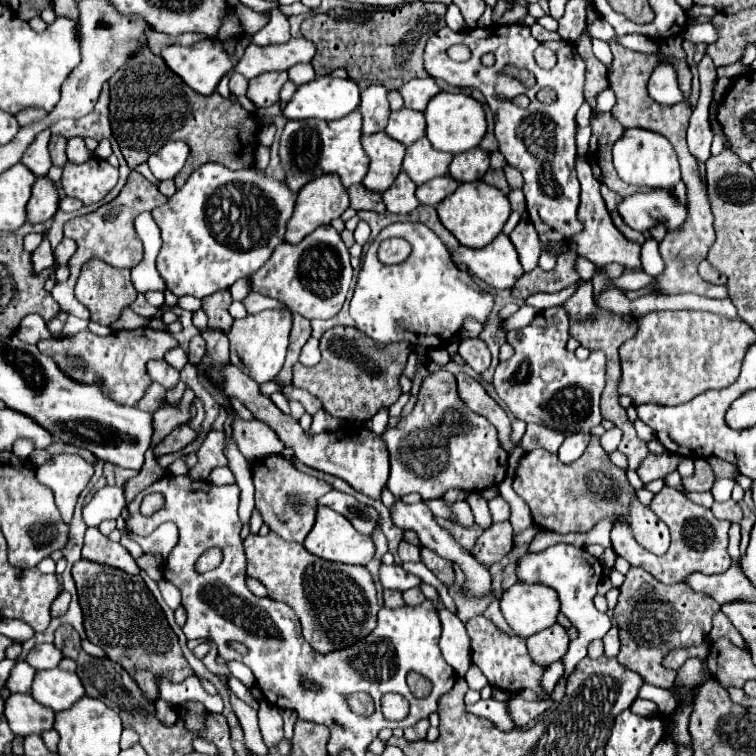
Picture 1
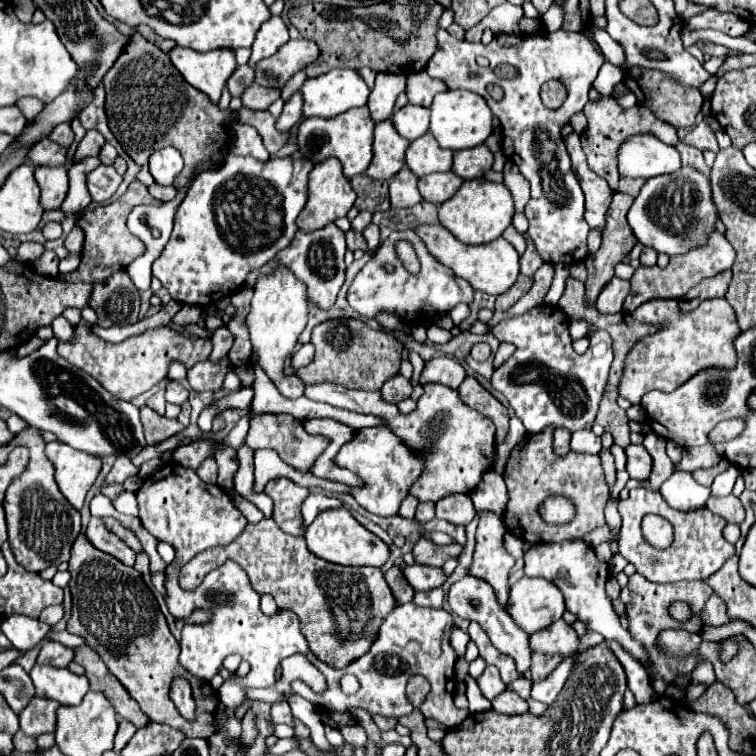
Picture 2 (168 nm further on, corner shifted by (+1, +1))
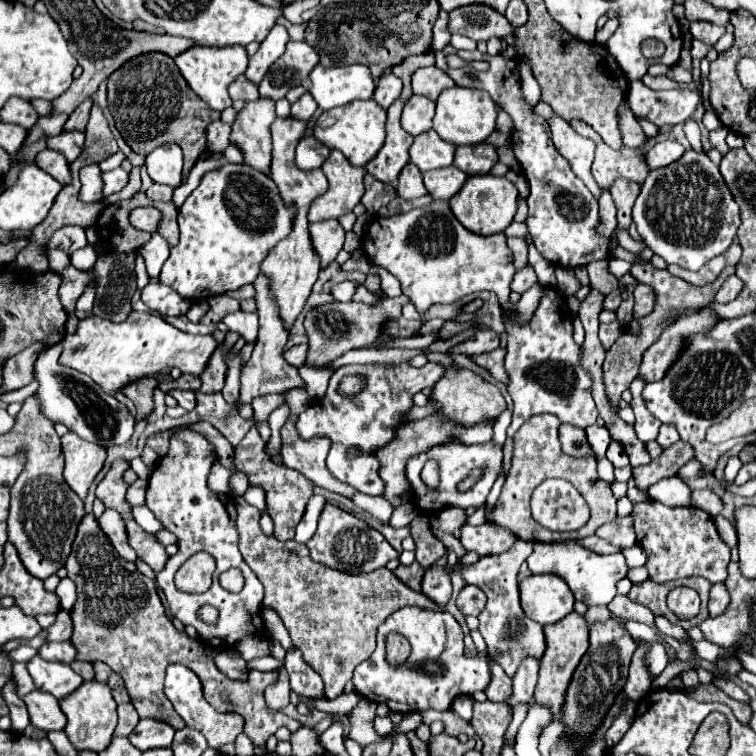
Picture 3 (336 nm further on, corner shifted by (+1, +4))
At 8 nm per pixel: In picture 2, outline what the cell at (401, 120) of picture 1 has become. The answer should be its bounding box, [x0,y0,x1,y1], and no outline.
[392,105,430,141]

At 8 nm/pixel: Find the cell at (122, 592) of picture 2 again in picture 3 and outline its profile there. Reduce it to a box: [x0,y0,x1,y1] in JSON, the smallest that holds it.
[66,514,302,754]

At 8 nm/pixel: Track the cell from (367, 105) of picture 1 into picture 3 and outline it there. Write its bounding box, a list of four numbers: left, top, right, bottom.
[374,74,402,108]

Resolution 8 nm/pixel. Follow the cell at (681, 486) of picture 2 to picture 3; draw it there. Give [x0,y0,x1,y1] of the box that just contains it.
[648,476,692,506]

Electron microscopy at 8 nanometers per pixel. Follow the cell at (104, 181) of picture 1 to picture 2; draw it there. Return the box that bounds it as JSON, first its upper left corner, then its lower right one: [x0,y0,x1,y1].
[86,165,122,203]

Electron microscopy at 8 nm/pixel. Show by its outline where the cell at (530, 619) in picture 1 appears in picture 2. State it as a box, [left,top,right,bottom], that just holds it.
[506,577,564,635]

